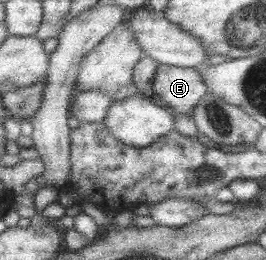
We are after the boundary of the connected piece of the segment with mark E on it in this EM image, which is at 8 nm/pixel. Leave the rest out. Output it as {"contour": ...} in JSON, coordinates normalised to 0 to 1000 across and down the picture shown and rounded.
{"contour":[[[594,246],[571,304],[571,373],[643,442],[711,442],[778,358],[774,327],[726,262]]]}

